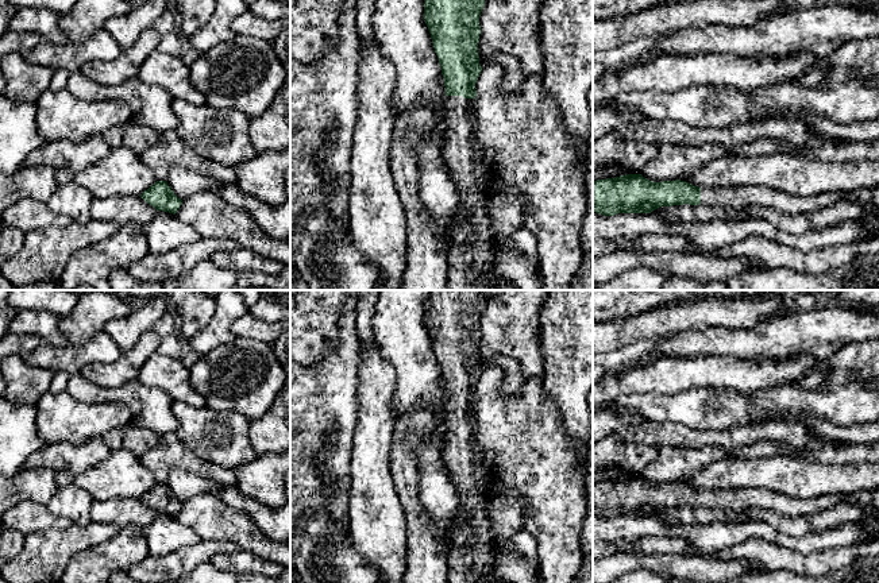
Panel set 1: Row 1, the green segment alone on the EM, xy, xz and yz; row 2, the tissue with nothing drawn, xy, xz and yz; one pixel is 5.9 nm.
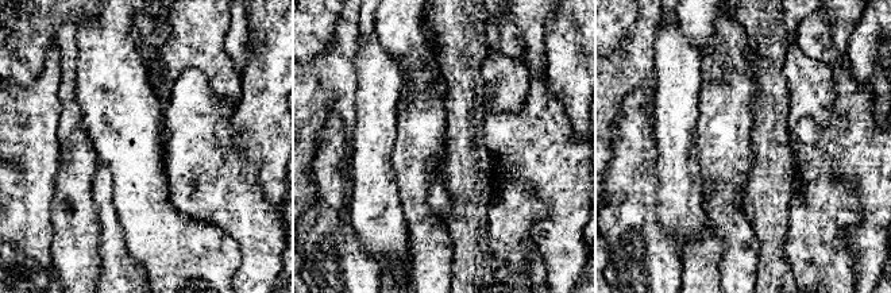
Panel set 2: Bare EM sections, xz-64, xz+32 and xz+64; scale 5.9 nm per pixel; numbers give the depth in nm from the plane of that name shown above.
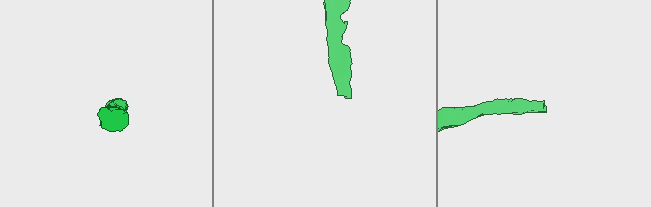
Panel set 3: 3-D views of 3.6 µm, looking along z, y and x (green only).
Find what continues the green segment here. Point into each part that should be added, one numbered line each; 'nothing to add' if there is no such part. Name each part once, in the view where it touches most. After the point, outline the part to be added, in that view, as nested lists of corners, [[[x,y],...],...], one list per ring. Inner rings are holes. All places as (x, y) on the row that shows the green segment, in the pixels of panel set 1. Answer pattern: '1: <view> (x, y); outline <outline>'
1: xz (466, 259); outline [[[446,96],[446,128],[443,157],[467,212],[464,220],[456,220],[452,225],[448,290],[473,290],[475,277],[489,269],[489,256],[483,252],[487,198],[479,165],[475,100]]]

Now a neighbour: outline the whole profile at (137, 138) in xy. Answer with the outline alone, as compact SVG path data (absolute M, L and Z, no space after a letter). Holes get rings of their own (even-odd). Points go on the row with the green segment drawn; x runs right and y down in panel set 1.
M132 120L123 126L105 130L101 134L103 140L111 148L127 147L138 155L153 146L153 143L158 140L158 136L158 131Z

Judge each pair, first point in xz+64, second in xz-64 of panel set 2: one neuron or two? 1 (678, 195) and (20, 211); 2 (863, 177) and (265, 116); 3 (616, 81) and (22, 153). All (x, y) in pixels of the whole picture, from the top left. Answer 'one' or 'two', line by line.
1: two
2: two
3: one

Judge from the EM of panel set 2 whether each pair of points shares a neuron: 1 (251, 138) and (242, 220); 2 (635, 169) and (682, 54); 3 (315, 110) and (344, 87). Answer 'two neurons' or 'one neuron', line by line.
1: two neurons
2: two neurons
3: one neuron

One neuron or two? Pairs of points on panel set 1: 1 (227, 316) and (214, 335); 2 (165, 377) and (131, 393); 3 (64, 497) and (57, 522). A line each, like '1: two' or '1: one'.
1: one
2: two
3: two

